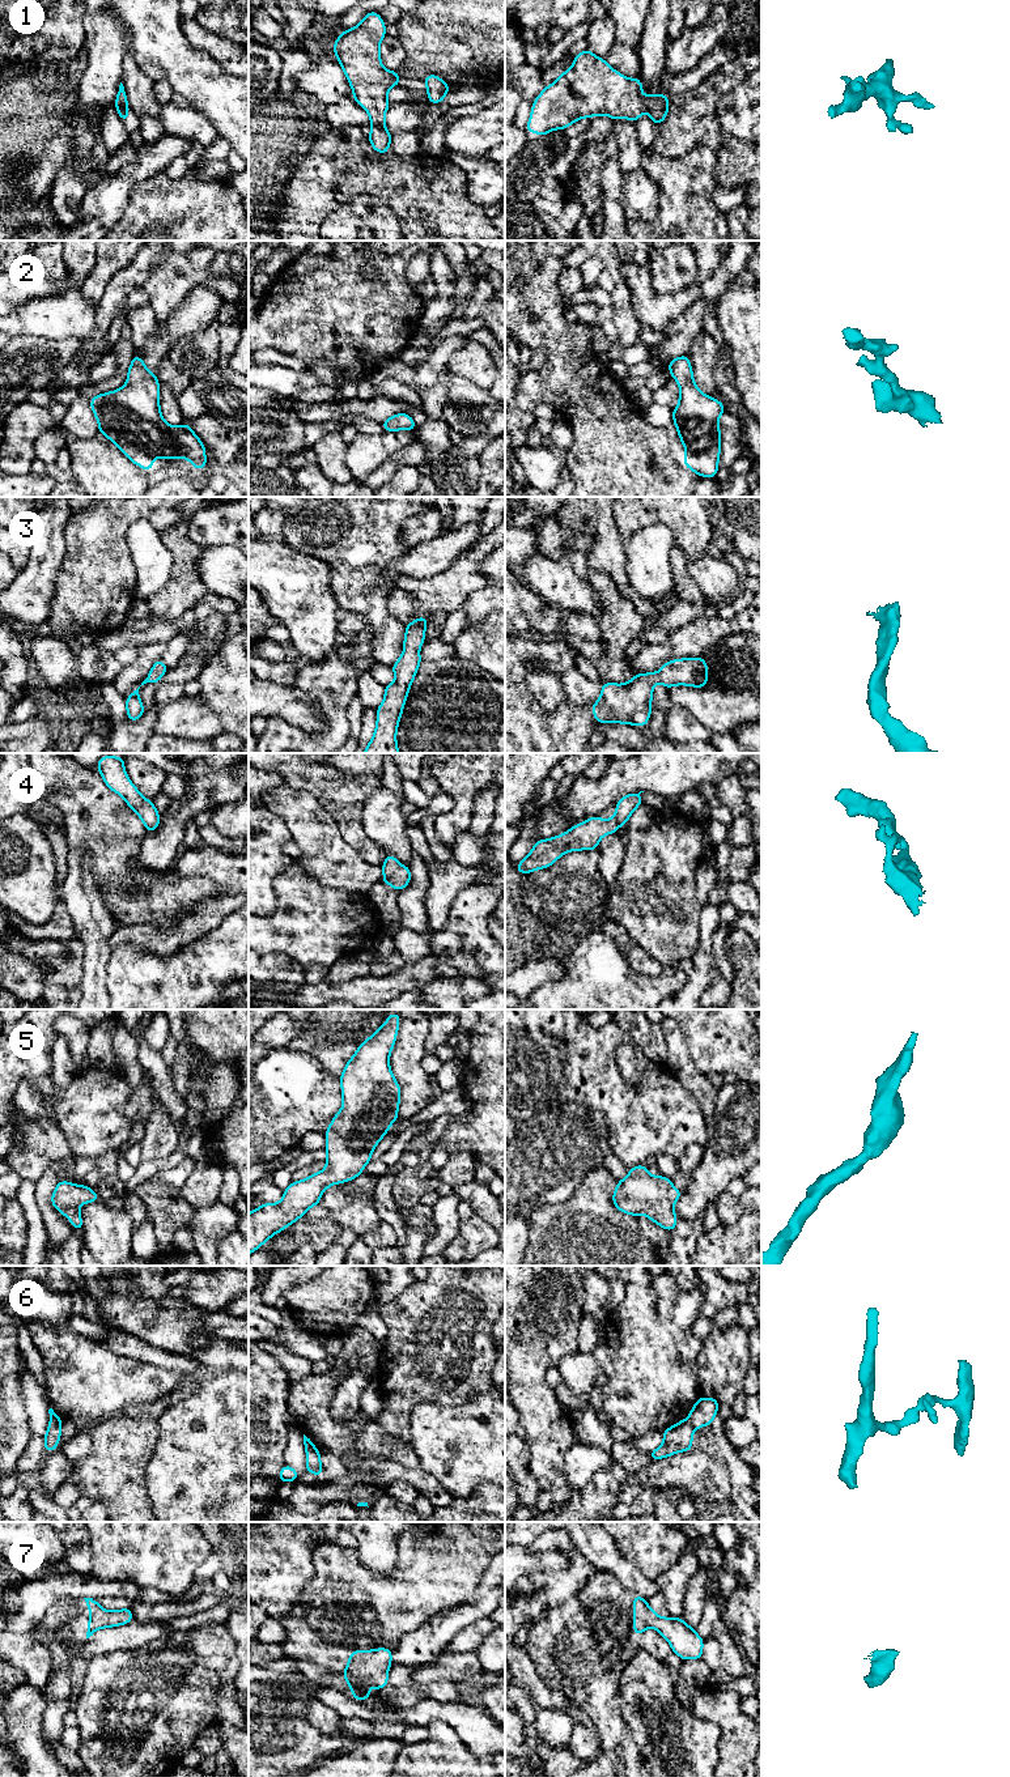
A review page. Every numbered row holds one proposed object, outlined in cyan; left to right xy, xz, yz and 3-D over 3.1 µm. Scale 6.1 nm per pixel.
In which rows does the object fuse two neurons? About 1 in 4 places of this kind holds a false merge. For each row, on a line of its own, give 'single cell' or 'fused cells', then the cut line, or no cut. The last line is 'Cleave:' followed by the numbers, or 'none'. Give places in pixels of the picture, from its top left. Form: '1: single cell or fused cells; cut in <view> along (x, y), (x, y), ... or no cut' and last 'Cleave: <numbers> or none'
1: single cell; no cut
2: single cell; no cut
3: single cell; no cut
4: single cell; no cut
5: single cell; no cut
6: fused cells; cut in xy along (51, 1420), (60, 1424)
7: single cell; no cut
Cleave: 6

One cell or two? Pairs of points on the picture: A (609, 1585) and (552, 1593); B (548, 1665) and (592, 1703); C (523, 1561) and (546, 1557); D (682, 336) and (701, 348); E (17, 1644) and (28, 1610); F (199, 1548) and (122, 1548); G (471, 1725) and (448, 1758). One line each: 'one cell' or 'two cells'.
A: two cells
B: one cell
C: one cell
D: two cells
E: two cells
F: one cell
G: two cells

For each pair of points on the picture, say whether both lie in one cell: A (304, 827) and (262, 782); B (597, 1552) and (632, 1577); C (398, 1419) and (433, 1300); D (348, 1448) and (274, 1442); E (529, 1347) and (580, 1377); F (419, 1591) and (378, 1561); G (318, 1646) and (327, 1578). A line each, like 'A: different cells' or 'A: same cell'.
A: different cells
B: same cell
C: same cell
D: different cells
E: different cells
F: different cells
G: same cell

